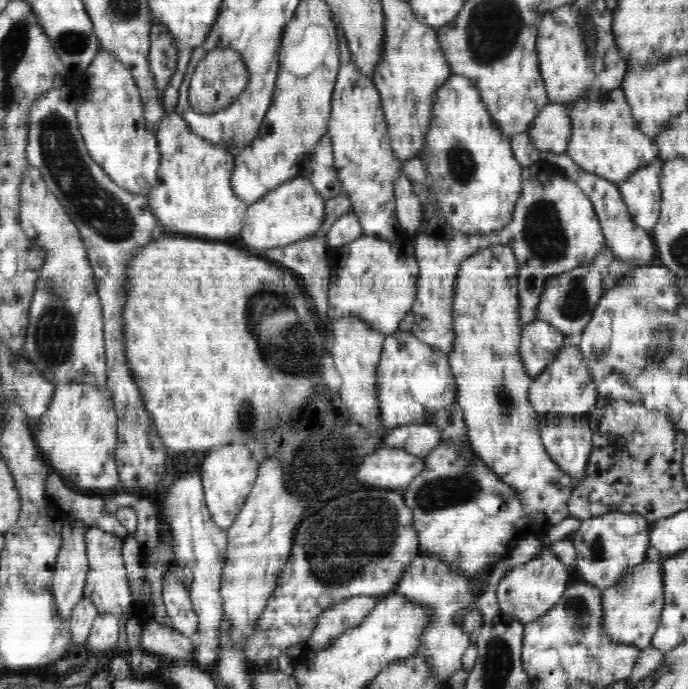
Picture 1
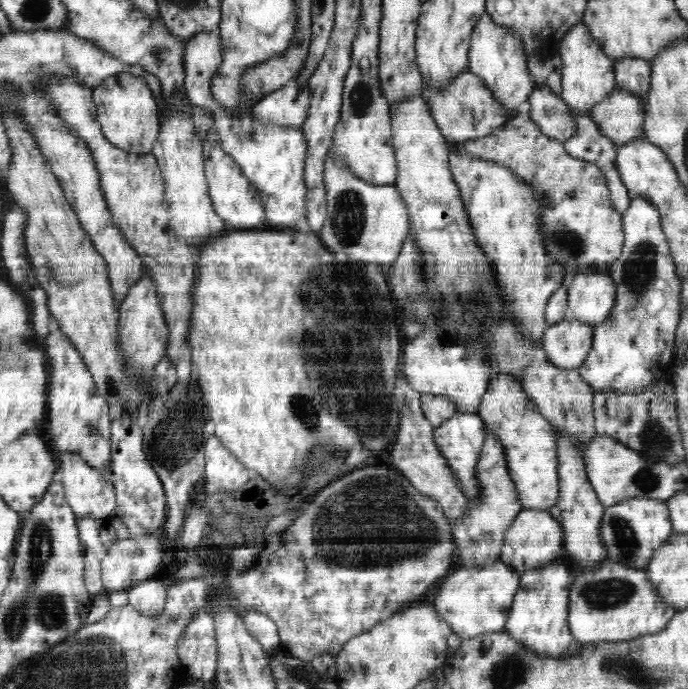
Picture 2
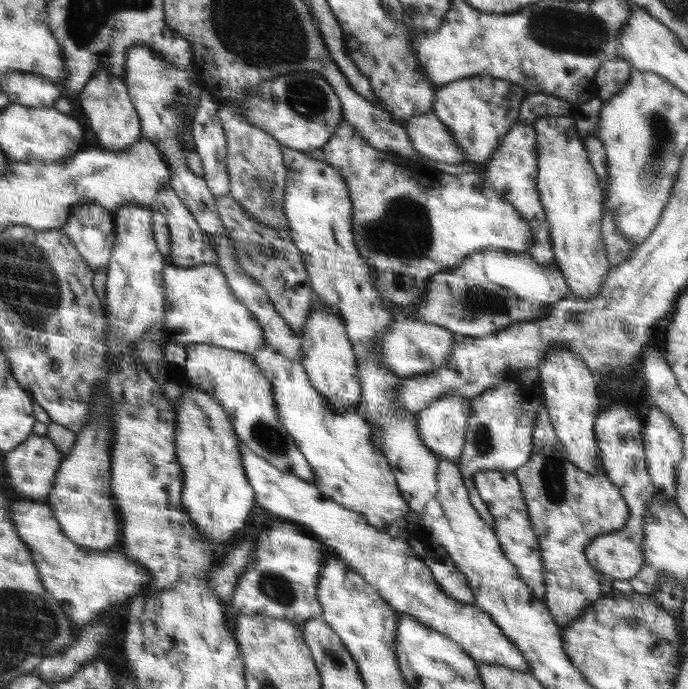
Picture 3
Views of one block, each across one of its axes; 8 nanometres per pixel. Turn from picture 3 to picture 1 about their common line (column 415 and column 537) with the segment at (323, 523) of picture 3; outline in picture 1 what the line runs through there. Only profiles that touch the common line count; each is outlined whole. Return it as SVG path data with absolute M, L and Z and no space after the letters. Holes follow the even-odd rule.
M542 546L536 557L512 567L500 579L494 602L499 605L501 614L514 617L518 623L526 625L536 622L538 617L556 605L570 583L566 565L556 557L552 549Z

